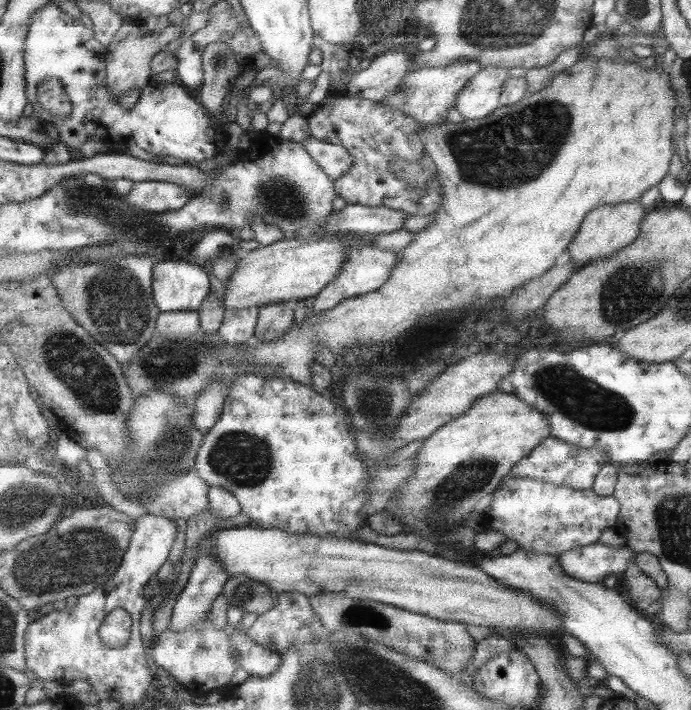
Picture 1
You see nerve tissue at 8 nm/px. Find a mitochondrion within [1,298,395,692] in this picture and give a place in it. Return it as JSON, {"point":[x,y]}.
{"point":[69,560]}

